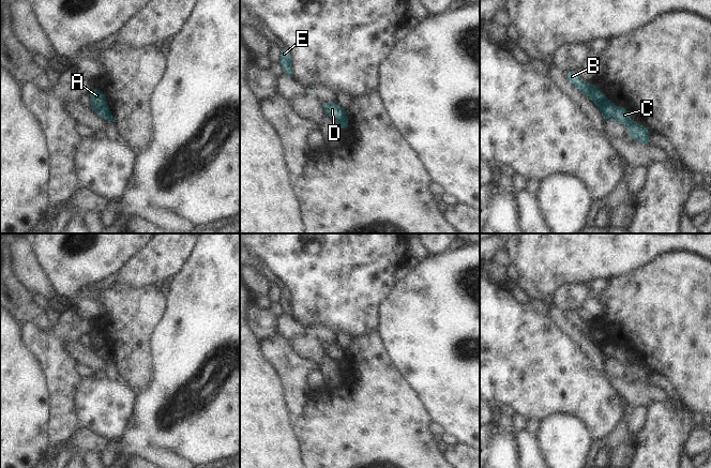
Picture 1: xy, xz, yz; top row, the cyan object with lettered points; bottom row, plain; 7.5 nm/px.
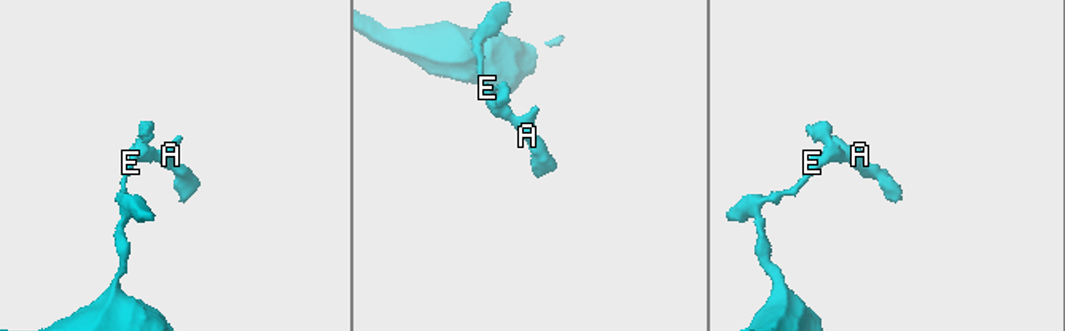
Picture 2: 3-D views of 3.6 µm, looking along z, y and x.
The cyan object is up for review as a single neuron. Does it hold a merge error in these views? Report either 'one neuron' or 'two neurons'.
two neurons

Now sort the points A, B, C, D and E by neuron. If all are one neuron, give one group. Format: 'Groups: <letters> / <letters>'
Groups: A B D E / C

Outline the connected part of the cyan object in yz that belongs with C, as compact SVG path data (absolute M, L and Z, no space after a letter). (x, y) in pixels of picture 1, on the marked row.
M608 102L601 107L601 114L605 121L617 120L623 123L627 127L632 139L636 139L640 144L652 144L649 138L649 129L645 124L632 123L627 108L617 107L612 102Z

